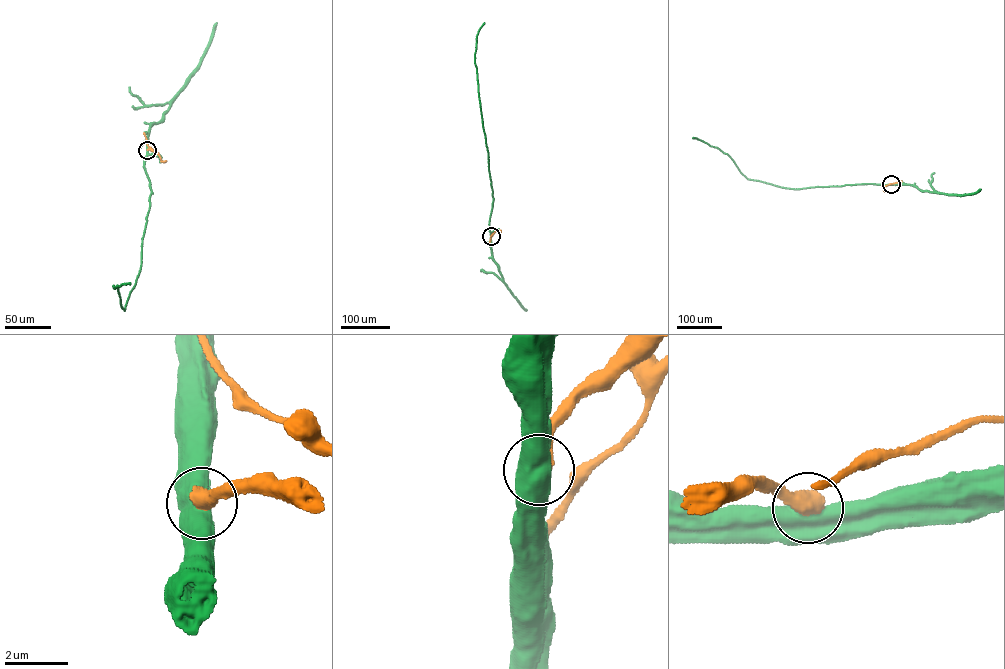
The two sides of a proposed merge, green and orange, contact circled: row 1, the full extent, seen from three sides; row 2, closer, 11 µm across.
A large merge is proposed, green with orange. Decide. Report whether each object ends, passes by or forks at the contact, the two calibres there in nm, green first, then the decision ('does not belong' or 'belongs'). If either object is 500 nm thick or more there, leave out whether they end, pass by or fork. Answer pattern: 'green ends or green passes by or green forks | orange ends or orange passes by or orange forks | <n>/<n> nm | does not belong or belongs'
900/600 nm | does not belong

